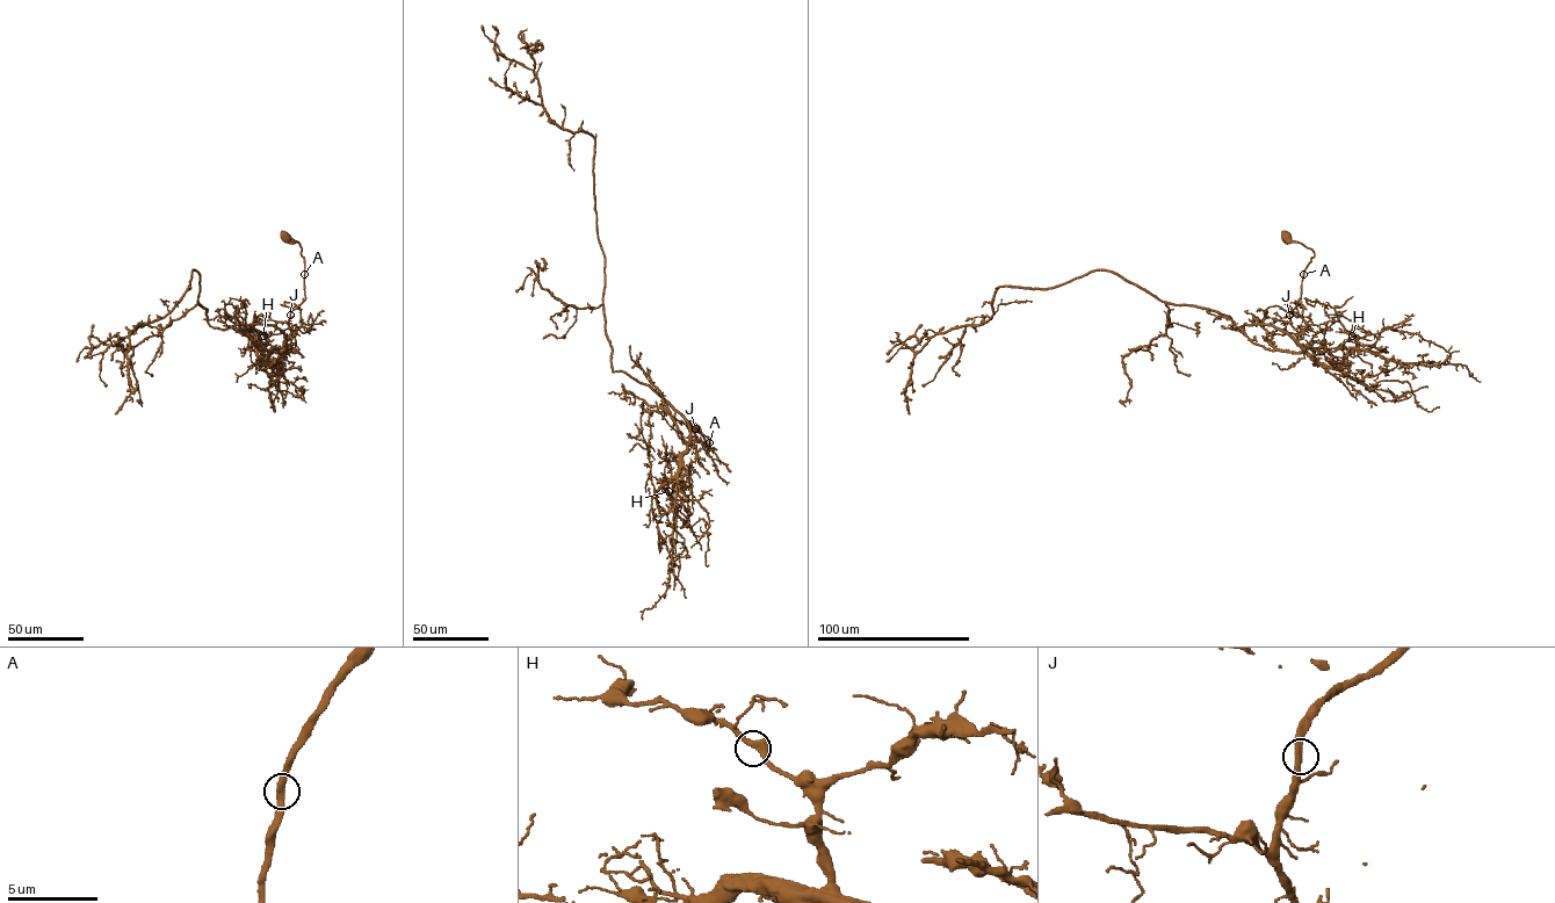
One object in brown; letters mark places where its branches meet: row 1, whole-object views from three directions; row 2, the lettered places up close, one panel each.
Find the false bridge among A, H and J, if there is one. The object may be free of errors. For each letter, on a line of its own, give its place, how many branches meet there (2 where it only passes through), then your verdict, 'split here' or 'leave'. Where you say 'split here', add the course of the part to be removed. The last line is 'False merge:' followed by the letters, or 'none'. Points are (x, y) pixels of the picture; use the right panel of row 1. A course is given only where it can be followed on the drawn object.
A: (1303, 274) | 2 | leave
H: (1352, 336) | 2 | leave
J: (1289, 315) | 2 | leave
False merge: none

